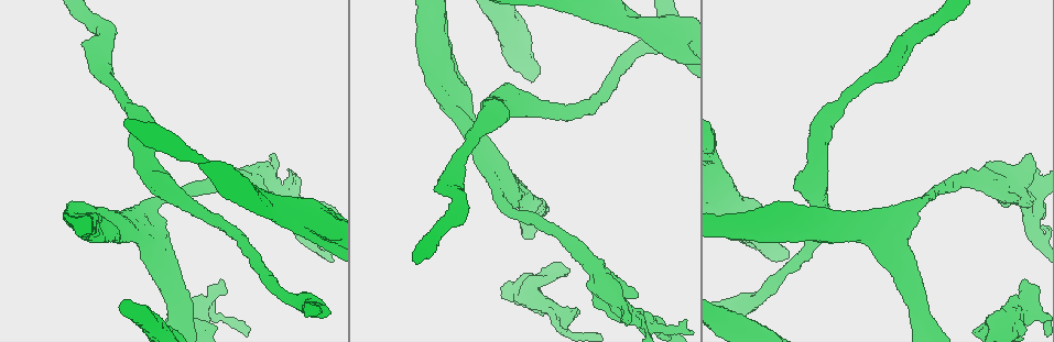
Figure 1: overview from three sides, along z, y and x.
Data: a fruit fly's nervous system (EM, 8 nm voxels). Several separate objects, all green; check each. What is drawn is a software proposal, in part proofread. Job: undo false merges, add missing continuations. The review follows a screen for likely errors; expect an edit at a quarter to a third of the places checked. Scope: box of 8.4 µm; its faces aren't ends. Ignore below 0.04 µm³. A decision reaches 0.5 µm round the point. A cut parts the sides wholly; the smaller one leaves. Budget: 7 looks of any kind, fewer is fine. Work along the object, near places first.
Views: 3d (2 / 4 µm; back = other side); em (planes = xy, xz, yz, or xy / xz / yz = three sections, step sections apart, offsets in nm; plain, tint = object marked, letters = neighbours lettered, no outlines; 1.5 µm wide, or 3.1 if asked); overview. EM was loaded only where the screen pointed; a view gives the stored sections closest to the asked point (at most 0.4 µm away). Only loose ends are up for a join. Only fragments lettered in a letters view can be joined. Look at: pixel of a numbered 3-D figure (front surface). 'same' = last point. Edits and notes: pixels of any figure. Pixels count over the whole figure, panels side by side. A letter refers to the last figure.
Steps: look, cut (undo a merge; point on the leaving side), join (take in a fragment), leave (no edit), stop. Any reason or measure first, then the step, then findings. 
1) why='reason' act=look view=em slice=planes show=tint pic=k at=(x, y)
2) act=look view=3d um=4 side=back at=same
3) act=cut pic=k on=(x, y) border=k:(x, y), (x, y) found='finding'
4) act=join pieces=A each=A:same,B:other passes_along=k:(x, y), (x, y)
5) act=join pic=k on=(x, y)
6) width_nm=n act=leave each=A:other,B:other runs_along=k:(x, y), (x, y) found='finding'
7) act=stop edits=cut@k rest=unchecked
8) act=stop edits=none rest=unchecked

why='free end' act=look view=3d um=2 pic=1 at=(636, 298)

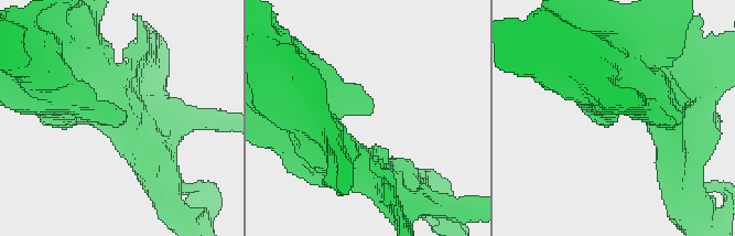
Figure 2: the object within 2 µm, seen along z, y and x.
why='need the tissue' act=look view=em slice=xz step=8 show=tint pic=2 at=(126, 114)

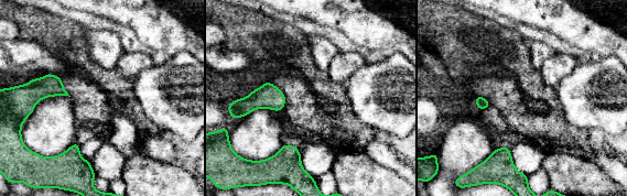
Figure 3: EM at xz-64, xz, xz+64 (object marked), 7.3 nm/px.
act=look view=em slice=planes show=letters at=same

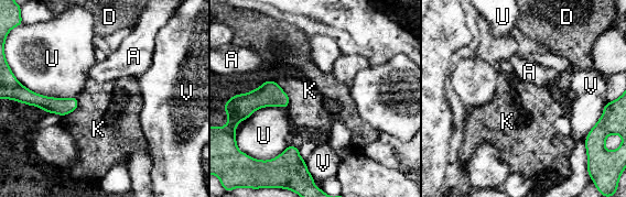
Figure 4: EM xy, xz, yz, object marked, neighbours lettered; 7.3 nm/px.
act=leave each=A:other,D:other,K:other,U:other,V:other border=4:(276, 81), (288, 96), (288, 107) found='no lettered fragment goes on from it'

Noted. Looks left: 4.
act=look view=em slice=planes show=letters pic=1 at=(897, 216)

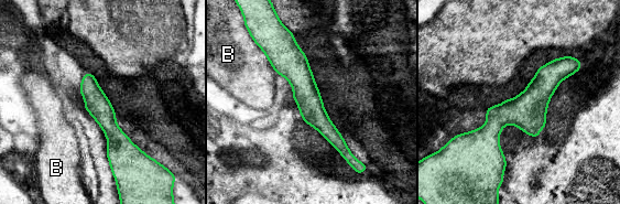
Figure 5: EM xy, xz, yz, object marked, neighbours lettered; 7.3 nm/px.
longest_contact=B:220nm act=leave each=B:other found='one neuron here'

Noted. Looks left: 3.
why='free end' act=look view=3d um=2 pic=1 at=(551, 300)

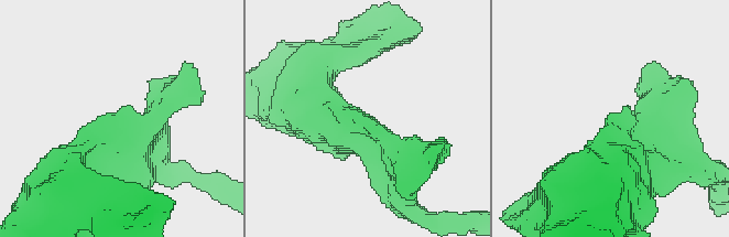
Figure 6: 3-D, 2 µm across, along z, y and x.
act=look view=em slice=planes show=letters pic=6 at=(115, 117)

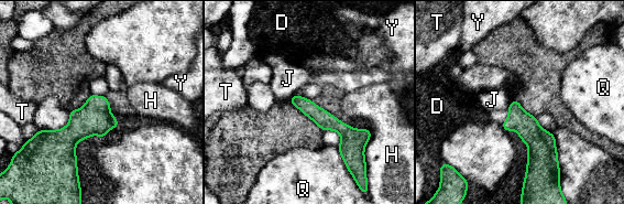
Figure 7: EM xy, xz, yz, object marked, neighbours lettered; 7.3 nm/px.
longest_contact=H:240nm act=leave each=D:other,H:other,J:other,Q:other,T:other,Y:other runs_along=7:(293, 99), (337, 125), (360, 148) found='no lettered fragment goes on from it'

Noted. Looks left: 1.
act=stop edits=none rest=unchecked

